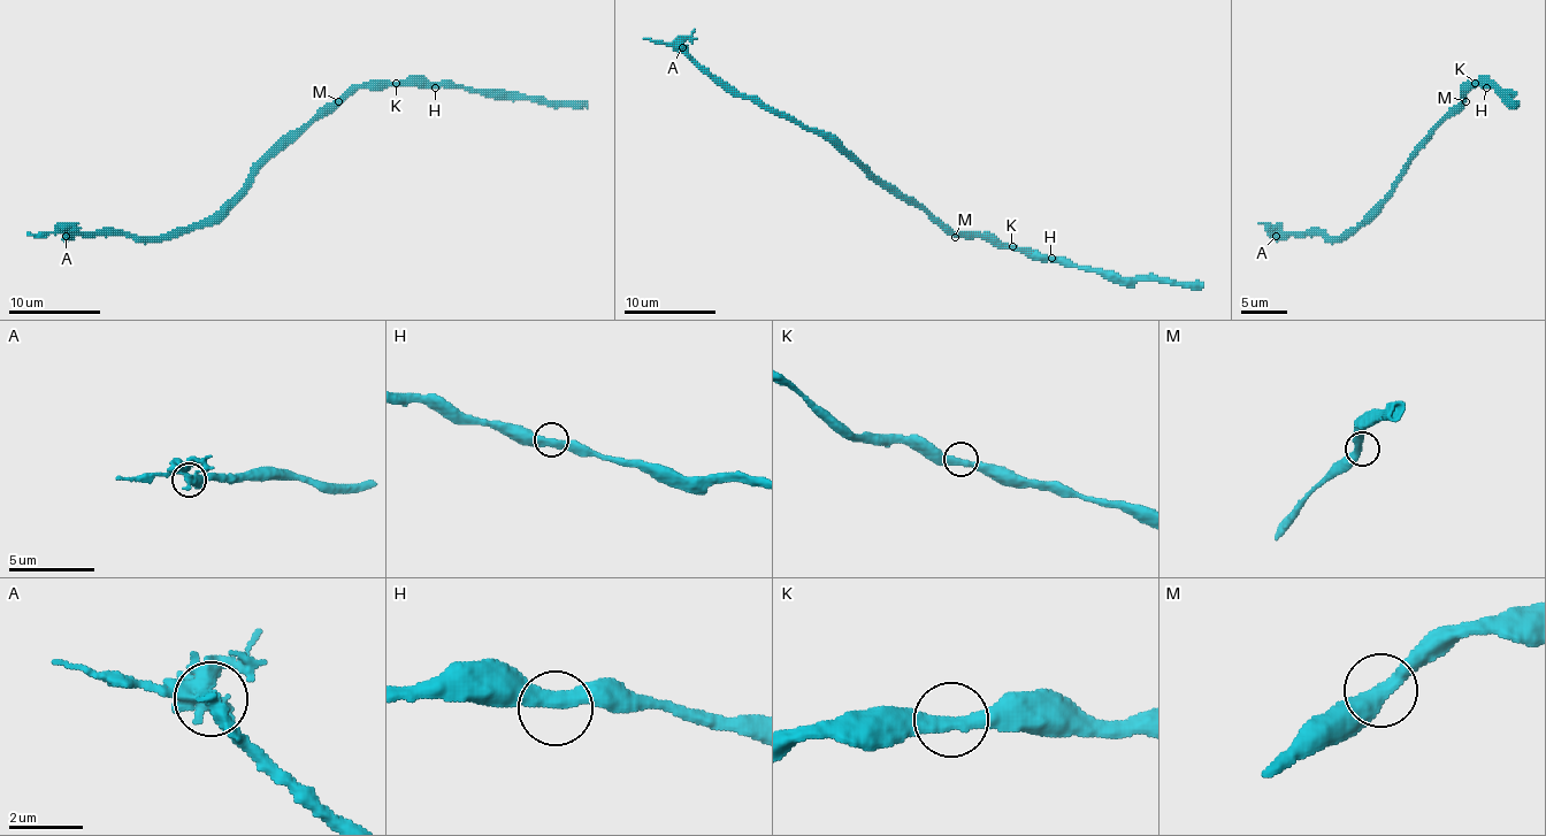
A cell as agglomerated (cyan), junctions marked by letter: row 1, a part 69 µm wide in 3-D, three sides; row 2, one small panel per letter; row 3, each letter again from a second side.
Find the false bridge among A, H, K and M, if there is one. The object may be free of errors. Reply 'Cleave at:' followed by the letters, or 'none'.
Cleave at: A

